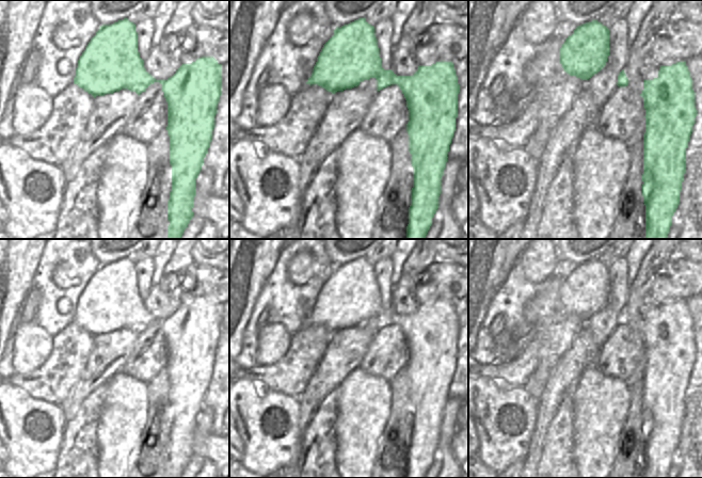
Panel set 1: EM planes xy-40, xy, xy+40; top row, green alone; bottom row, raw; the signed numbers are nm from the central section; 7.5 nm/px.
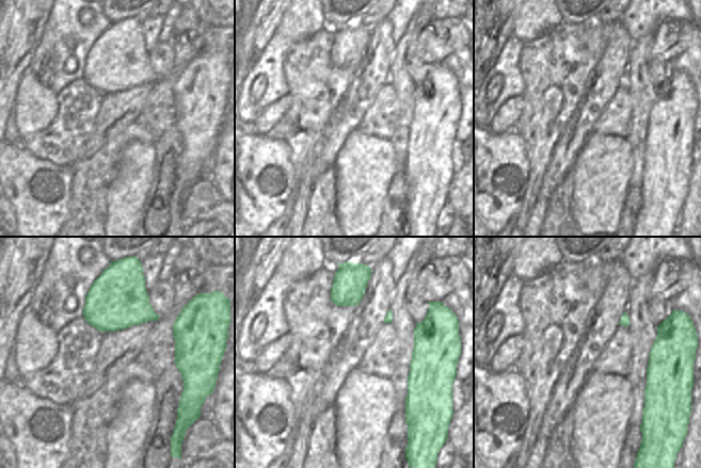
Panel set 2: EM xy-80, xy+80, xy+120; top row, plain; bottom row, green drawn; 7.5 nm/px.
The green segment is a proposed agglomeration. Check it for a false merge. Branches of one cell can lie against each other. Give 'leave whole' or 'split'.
leave whole

